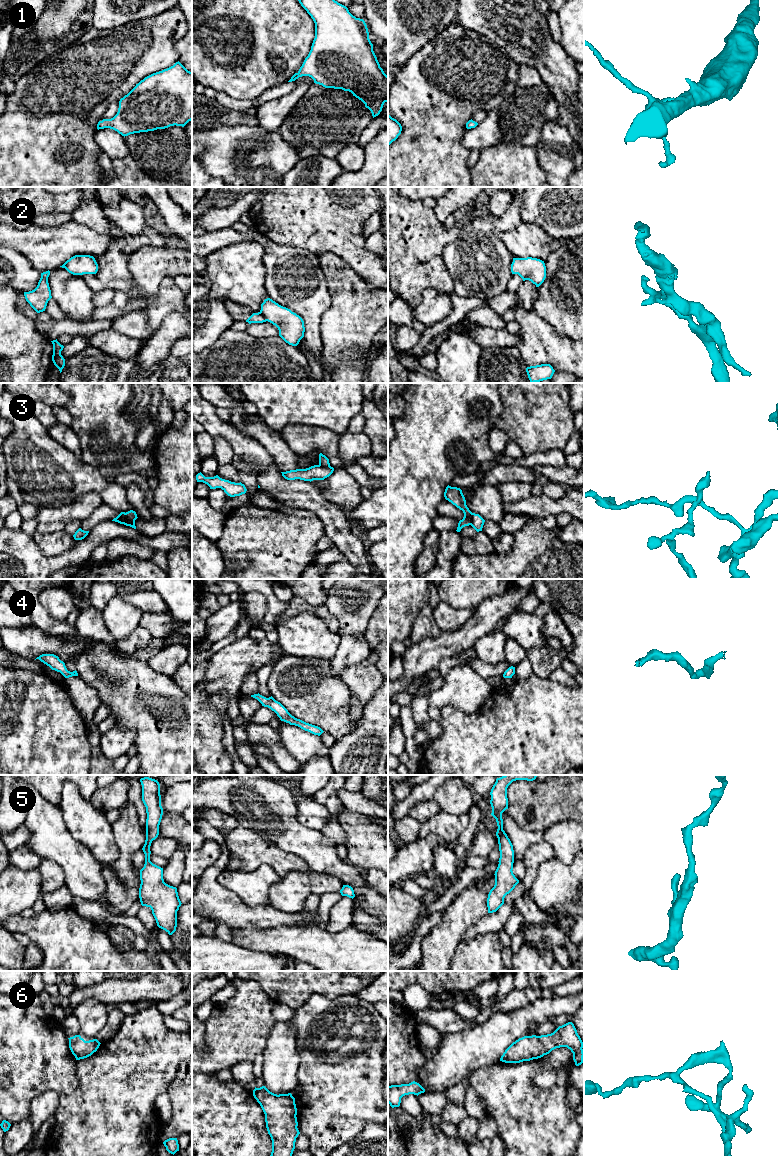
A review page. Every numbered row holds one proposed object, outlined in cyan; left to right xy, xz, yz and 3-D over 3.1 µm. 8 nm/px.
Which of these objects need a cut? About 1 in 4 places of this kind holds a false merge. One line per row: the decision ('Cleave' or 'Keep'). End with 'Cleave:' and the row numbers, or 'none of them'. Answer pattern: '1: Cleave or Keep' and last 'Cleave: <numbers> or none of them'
1: Keep
2: Keep
3: Cleave
4: Keep
5: Keep
6: Keep
Cleave: 3

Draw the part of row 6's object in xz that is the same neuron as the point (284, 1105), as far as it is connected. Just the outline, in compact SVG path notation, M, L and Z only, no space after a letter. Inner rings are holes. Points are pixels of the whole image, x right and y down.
M265 1086L255 1087L253 1096L265 1114L266 1128L272 1140L270 1156L292 1156L300 1134L295 1098L291 1093L274 1094Z

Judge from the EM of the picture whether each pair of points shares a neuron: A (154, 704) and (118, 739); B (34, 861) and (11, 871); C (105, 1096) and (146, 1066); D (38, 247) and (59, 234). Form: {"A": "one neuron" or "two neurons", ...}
{"A": "two neurons", "B": "two neurons", "C": "one neuron", "D": "one neuron"}

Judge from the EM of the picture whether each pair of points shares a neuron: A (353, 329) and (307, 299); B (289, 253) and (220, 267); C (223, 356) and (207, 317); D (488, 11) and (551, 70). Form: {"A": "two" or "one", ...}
{"A": "two", "B": "two", "C": "two", "D": "one"}

